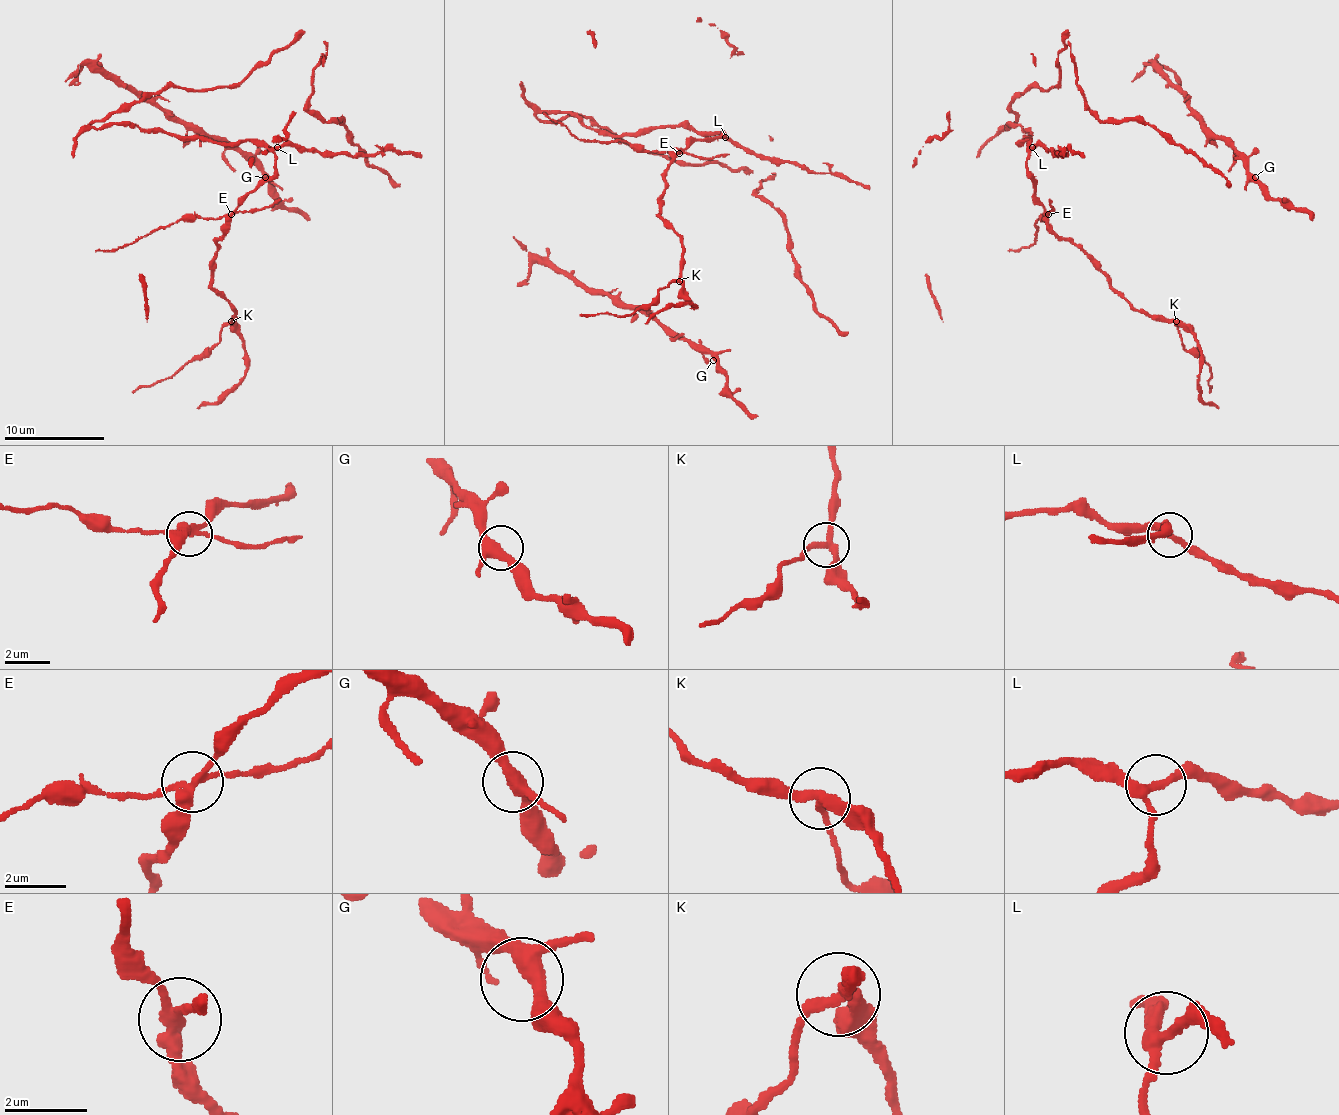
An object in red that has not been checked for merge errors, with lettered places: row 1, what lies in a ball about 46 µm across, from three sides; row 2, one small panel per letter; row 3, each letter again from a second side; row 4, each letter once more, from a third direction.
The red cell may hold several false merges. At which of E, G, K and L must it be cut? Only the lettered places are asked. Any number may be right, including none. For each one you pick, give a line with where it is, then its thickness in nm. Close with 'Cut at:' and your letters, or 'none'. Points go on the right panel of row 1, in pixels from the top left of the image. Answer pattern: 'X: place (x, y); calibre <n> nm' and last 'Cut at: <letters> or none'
E: place (1048, 214); calibre 280 nm
K: place (1176, 321); calibre 280 nm
Cut at: E, K

